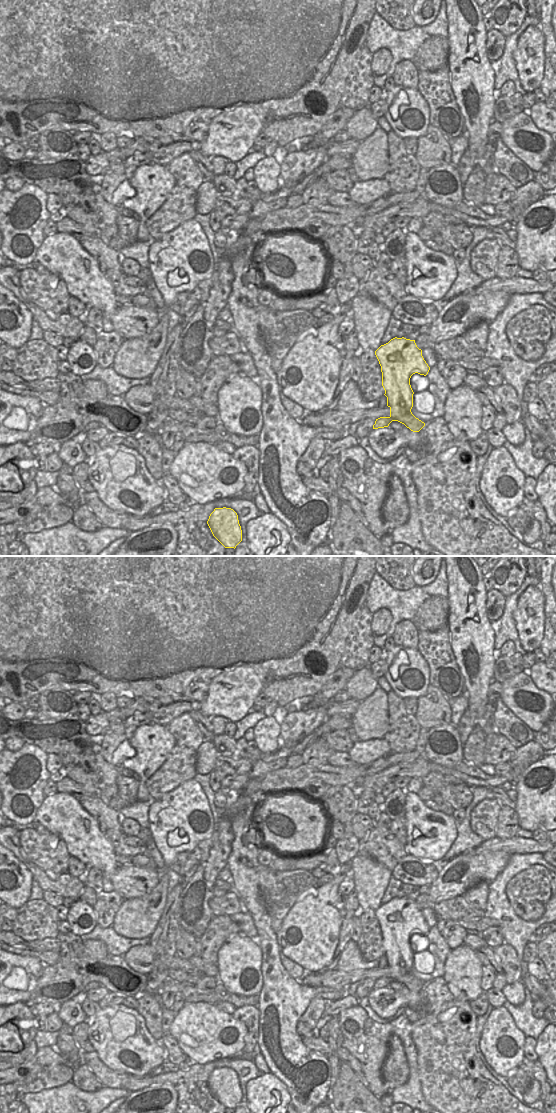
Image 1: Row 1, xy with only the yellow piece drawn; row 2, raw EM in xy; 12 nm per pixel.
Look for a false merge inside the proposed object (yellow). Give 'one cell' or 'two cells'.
one cell

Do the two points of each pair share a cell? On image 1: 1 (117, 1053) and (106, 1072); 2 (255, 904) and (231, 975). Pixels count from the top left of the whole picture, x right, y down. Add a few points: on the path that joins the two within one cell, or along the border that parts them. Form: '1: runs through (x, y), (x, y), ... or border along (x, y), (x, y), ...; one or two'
1: border along (95, 1050), (107, 1066), (129, 1075); two
2: border along (255, 939), (261, 951), (261, 962); two

